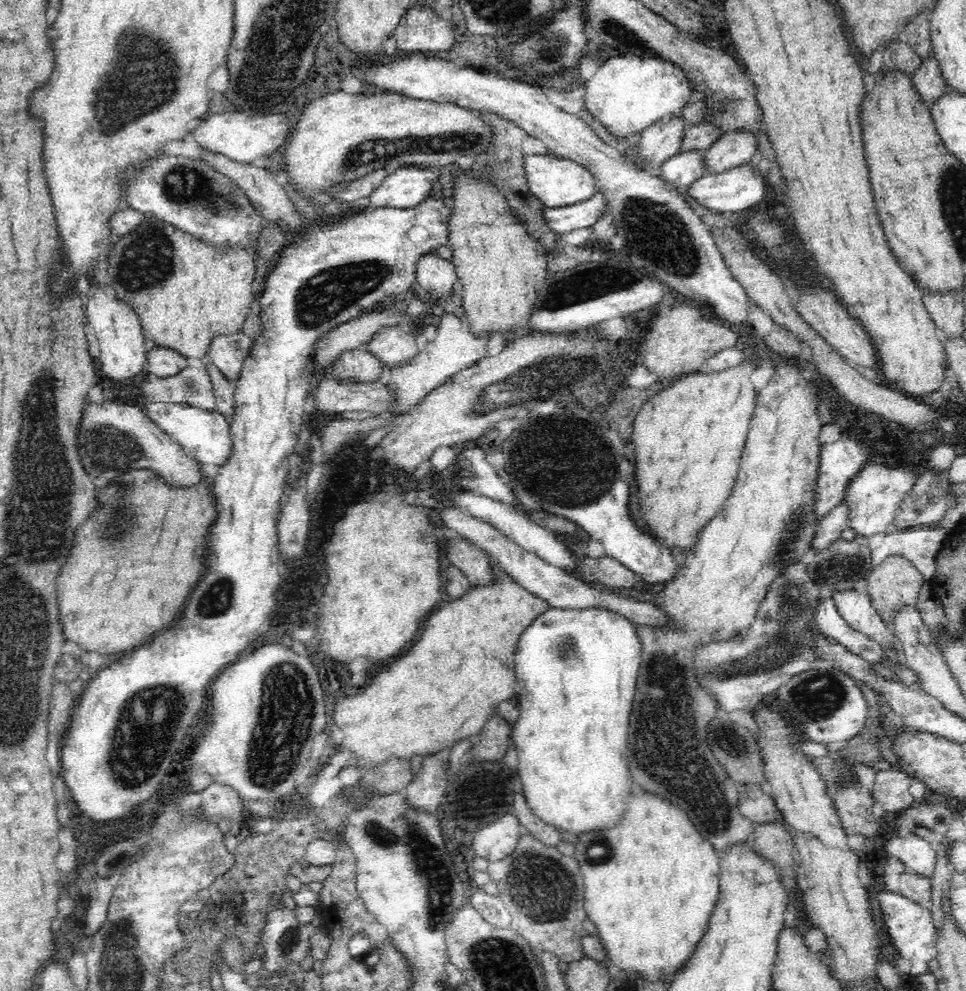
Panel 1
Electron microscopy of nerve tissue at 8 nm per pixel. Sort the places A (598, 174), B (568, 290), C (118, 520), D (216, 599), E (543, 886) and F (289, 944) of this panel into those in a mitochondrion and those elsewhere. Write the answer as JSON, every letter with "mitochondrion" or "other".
{"A":"other","B":"mitochondrion","C":"mitochondrion","D":"mitochondrion","E":"mitochondrion","F":"mitochondrion"}

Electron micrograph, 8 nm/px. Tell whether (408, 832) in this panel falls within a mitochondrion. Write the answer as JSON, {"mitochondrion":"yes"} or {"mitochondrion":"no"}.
{"mitochondrion":"yes"}

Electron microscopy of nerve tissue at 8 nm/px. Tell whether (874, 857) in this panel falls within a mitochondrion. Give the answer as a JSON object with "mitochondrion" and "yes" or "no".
{"mitochondrion":"no"}

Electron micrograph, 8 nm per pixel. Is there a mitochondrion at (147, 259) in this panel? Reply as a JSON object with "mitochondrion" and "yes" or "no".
{"mitochondrion":"yes"}

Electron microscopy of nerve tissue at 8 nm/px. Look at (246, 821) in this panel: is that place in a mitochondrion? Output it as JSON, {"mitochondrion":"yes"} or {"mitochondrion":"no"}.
{"mitochondrion":"no"}

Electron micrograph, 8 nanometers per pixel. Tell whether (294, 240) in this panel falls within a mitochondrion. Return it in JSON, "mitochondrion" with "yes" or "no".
{"mitochondrion":"no"}

